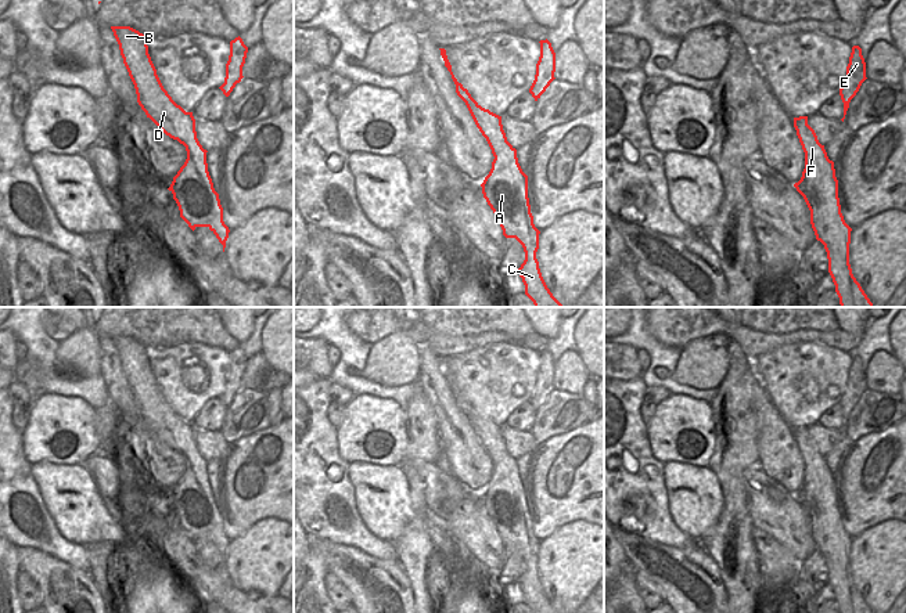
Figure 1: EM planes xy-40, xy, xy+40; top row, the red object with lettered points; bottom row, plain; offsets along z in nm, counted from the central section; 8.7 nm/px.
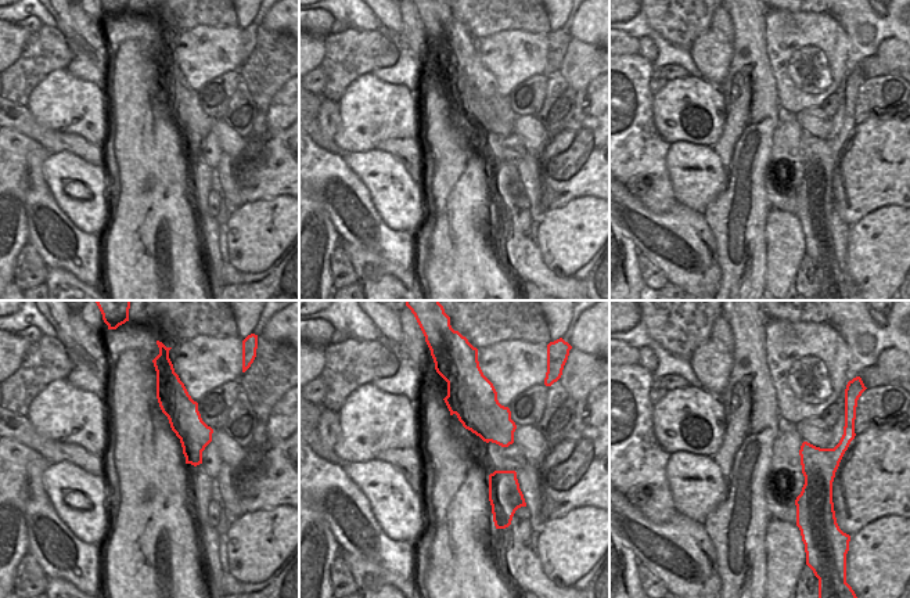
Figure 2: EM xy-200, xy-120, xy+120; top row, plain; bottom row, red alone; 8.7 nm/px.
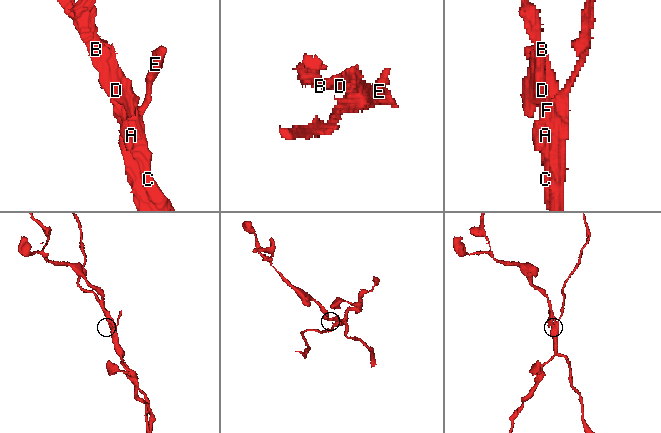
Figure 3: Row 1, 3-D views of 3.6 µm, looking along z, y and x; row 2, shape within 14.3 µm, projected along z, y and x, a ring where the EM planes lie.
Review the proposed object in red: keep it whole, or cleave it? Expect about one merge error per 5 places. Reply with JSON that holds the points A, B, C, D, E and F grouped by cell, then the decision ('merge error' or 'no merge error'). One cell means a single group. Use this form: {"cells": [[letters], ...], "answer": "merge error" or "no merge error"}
{"cells": [["A", "B", "C", "D", "F"], ["E"]], "answer": "merge error"}

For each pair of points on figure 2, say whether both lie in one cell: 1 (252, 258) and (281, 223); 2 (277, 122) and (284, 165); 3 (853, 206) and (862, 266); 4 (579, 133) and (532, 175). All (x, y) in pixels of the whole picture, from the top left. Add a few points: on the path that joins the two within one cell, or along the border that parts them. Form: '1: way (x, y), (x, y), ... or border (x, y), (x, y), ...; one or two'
1: way (255, 249), (273, 231); one
2: border (284, 128), (268, 130); two
3: border (885, 206), (866, 213), (851, 226); two
4: border (538, 159), (540, 202); two

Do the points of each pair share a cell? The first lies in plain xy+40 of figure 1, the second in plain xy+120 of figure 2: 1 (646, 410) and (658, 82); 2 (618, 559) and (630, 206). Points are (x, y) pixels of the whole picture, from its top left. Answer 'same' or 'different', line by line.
1: same
2: different

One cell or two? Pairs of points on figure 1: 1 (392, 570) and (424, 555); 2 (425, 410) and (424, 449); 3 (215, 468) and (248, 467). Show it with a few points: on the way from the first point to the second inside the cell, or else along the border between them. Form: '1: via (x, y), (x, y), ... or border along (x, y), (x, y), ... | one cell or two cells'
1: border along (398, 559), (413, 597) | two cells
2: via (424, 419), (424, 439) | one cell
3: border along (223, 460), (219, 500) | two cells

